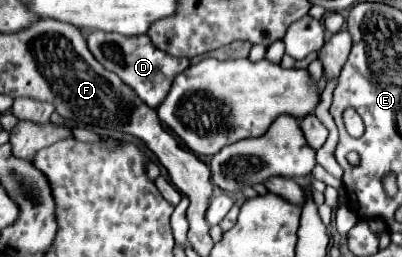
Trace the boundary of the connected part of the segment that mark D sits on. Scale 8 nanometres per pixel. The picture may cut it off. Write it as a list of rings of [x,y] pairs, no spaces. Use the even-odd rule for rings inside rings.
[[[91,31],[87,35],[87,45],[93,57],[109,71],[117,73],[137,95],[143,103],[149,103],[149,107],[157,109],[161,105],[161,99],[169,93],[169,87],[173,79],[189,67],[189,59],[185,57],[171,57],[157,47],[153,47],[151,39],[147,35],[139,37],[125,37],[117,33],[105,33],[105,31]]]

